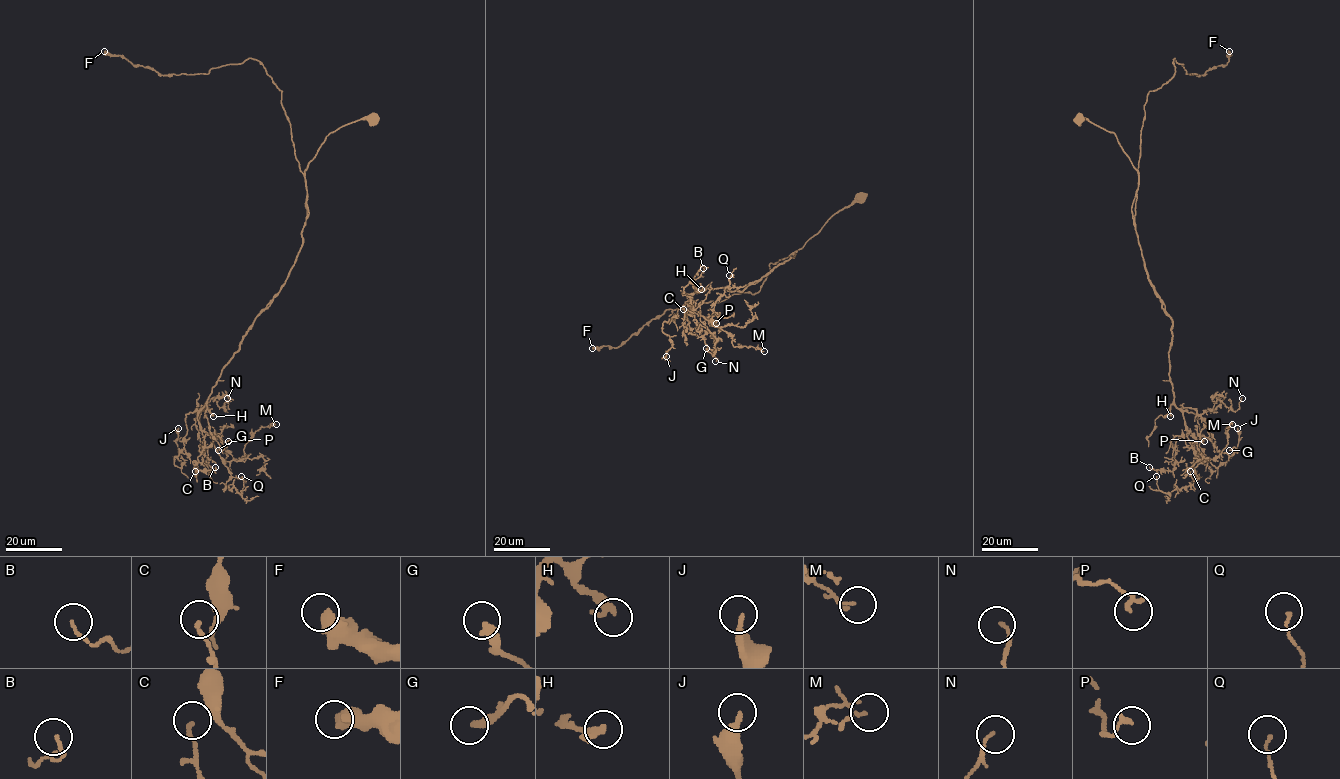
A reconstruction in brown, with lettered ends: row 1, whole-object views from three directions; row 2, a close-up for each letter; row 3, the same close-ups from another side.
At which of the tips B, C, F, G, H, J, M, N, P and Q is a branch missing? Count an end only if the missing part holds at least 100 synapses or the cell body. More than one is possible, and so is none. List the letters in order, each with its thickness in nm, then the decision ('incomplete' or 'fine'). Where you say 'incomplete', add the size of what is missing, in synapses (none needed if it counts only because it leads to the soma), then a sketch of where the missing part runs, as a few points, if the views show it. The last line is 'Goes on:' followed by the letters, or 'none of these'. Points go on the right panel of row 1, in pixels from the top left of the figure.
B: 110 nm | fine
C: 100 nm | fine
F: 500 nm | fine
G: 340 nm | fine
H: 300 nm | fine
J: 260 nm | fine
M: 130 nm | fine
N: 90 nm | fine
P: 170 nm | fine
Q: 110 nm | fine
Goes on: none of these

